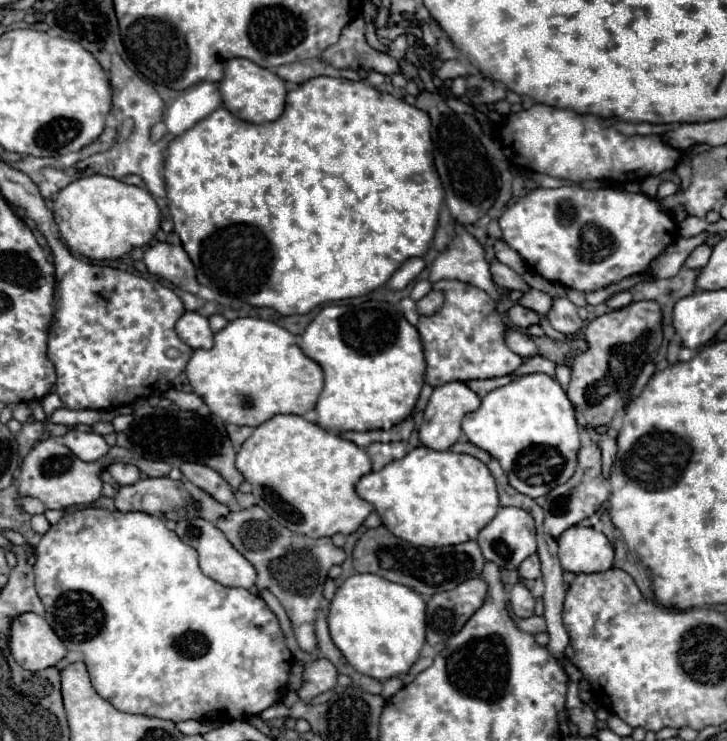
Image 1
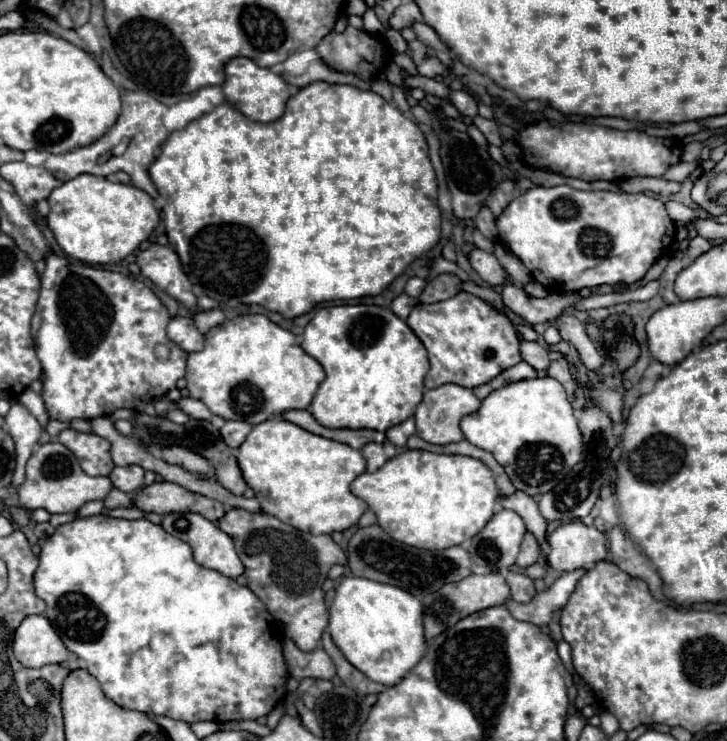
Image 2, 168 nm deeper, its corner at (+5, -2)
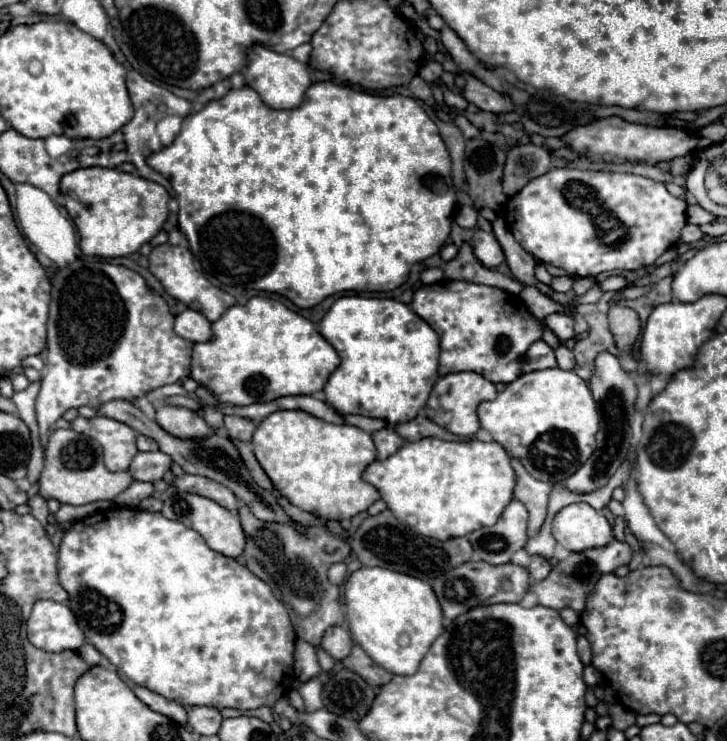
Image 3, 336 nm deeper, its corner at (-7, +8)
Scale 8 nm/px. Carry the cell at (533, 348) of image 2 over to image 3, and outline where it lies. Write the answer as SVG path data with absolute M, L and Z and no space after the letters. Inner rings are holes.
M564 345L556 349L556 359L558 359L558 367L560 369L574 369L576 367L574 353L568 347L564 347Z

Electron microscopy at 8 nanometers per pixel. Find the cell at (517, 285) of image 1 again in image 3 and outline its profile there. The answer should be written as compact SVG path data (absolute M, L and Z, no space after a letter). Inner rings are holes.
M478 229L472 235L470 243L474 247L474 255L482 261L482 265L486 265L486 267L492 269L492 267L498 267L504 261L504 251L502 251L498 239L494 237L494 233Z

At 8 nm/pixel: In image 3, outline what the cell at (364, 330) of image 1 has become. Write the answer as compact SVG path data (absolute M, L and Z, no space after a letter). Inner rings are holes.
M346 295L336 299L330 311L324 315L320 323L320 333L340 355L338 369L328 377L328 383L324 385L326 403L332 405L338 413L356 413L366 417L378 417L388 423L402 423L412 421L426 405L428 395L439 378L440 337L408 305L396 299Z

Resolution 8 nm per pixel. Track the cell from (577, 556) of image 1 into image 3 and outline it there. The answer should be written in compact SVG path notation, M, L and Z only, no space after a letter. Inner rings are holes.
M572 503L556 513L552 535L568 551L584 551L608 545L612 541L612 525L588 503Z

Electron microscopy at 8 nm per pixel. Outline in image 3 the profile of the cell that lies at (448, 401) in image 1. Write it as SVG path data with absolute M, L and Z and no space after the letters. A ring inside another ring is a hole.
M450 373L436 381L430 399L424 407L424 413L428 419L432 419L436 425L444 427L450 433L458 437L472 437L480 429L480 421L476 415L478 403L494 397L496 397L496 385L486 377L482 377L480 373Z

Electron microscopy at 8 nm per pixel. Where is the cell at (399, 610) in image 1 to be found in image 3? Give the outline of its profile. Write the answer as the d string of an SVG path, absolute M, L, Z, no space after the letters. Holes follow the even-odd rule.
M380 567L354 571L344 587L346 615L352 639L382 667L394 675L412 675L440 633L444 615L432 587L412 575Z

